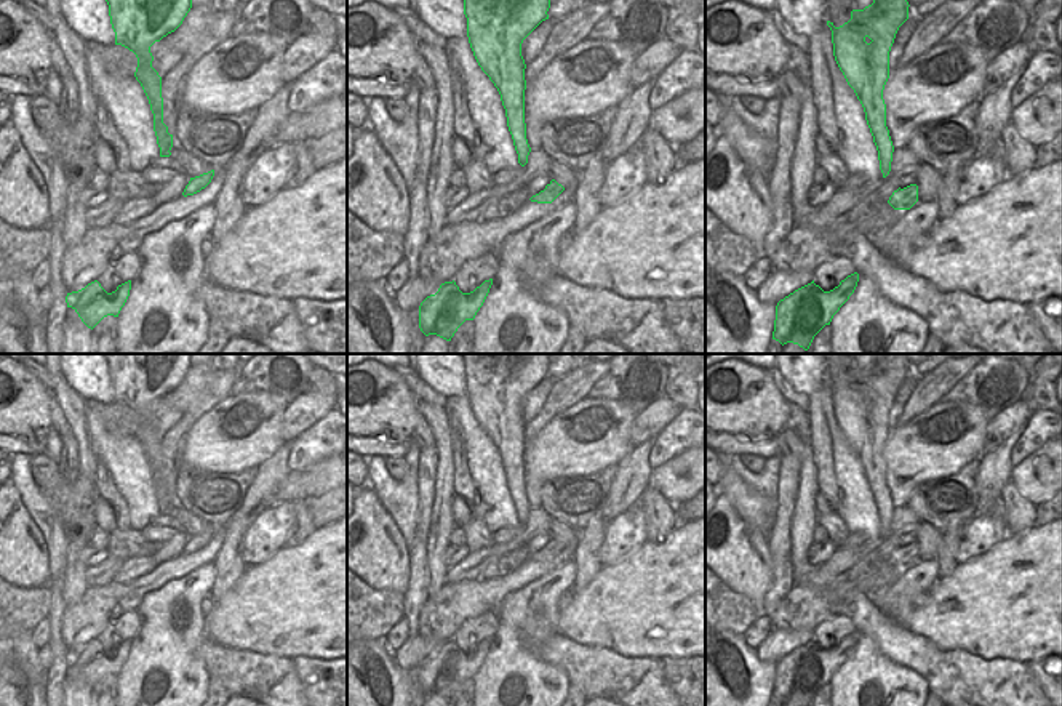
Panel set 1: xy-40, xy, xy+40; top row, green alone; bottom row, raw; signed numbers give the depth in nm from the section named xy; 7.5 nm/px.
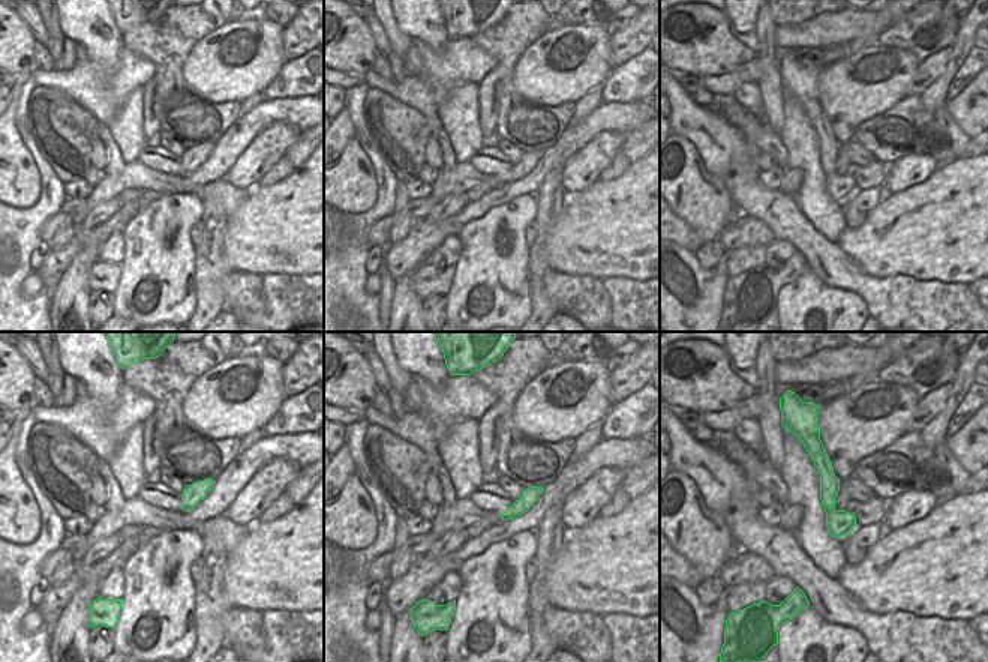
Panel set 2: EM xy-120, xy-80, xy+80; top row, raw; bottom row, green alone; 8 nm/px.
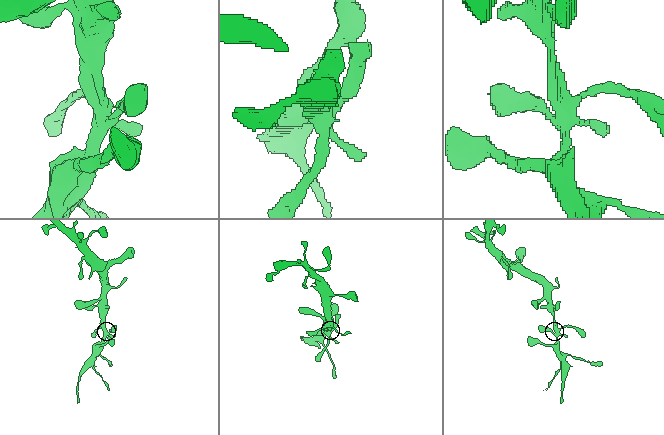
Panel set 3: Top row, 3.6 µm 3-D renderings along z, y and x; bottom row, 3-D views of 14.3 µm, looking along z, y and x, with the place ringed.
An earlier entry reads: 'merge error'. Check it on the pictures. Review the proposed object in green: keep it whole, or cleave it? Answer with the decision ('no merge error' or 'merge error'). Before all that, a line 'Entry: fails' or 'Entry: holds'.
Entry: fails
no merge error

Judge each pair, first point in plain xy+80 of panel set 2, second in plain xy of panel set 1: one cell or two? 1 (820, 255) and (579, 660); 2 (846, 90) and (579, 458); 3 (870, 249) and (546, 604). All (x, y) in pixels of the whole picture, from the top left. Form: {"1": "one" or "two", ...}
{"1": "one", "2": "one", "3": "two"}

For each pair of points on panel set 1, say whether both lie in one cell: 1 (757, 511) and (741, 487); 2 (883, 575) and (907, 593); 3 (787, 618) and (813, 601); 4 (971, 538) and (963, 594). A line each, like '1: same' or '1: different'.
1: same
2: different
3: same
4: different

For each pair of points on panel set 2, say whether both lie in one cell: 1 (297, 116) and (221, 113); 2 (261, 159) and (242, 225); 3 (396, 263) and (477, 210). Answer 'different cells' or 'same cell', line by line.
1: different cells
2: different cells
3: same cell

